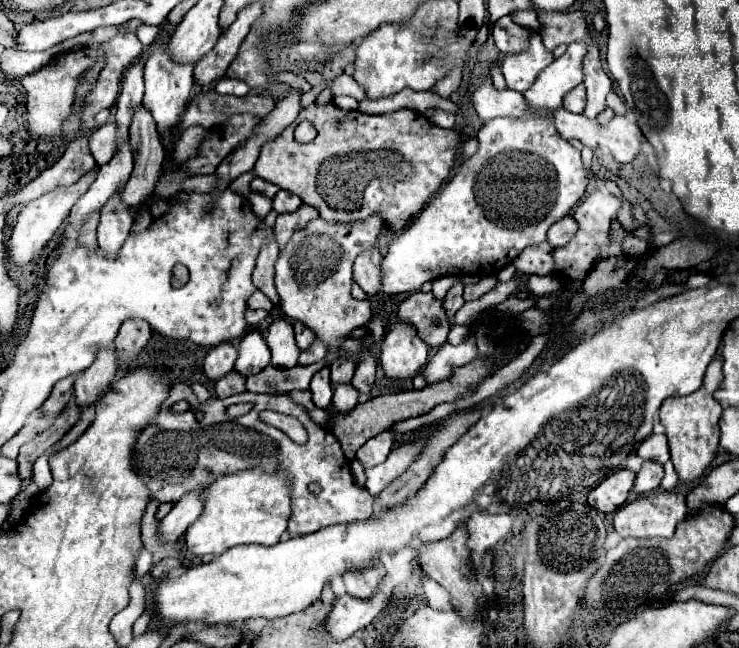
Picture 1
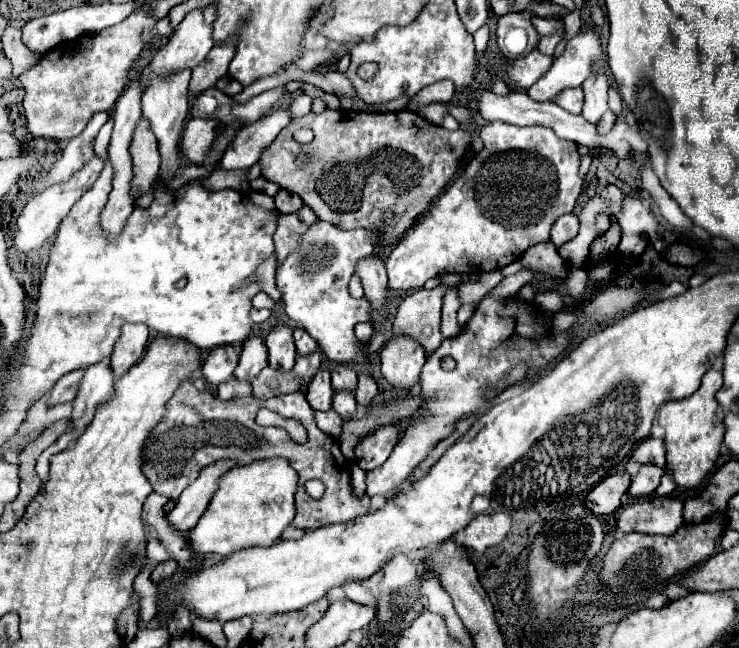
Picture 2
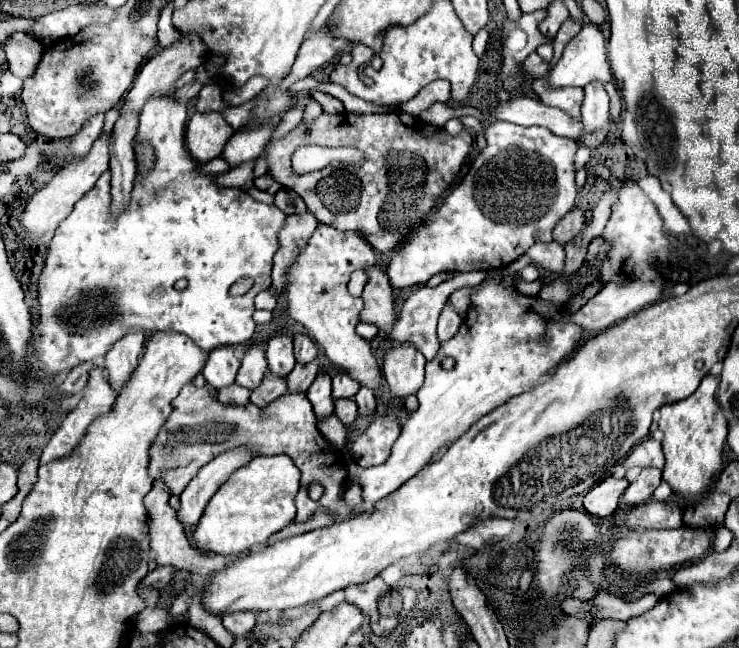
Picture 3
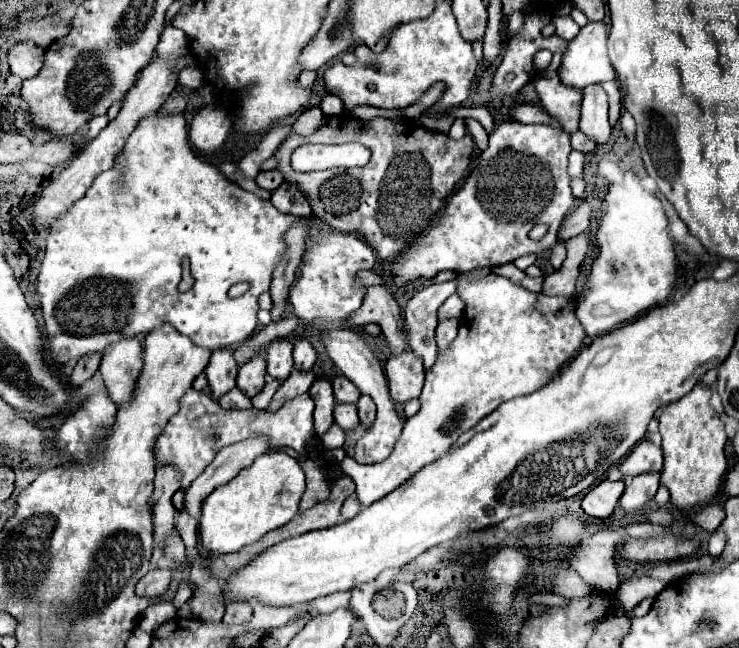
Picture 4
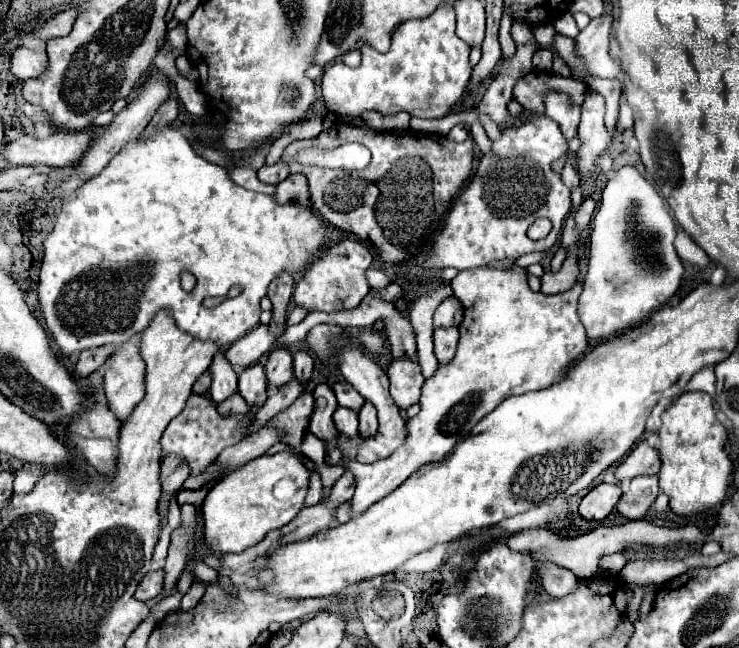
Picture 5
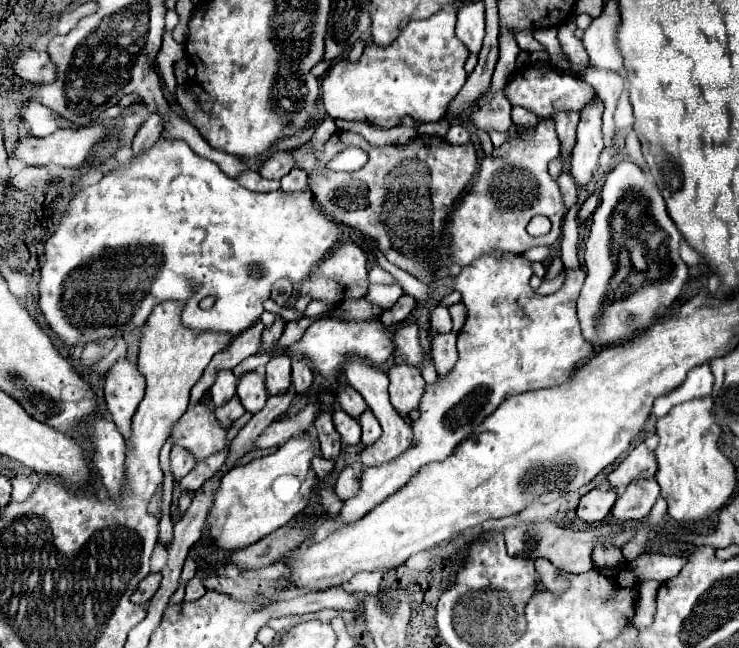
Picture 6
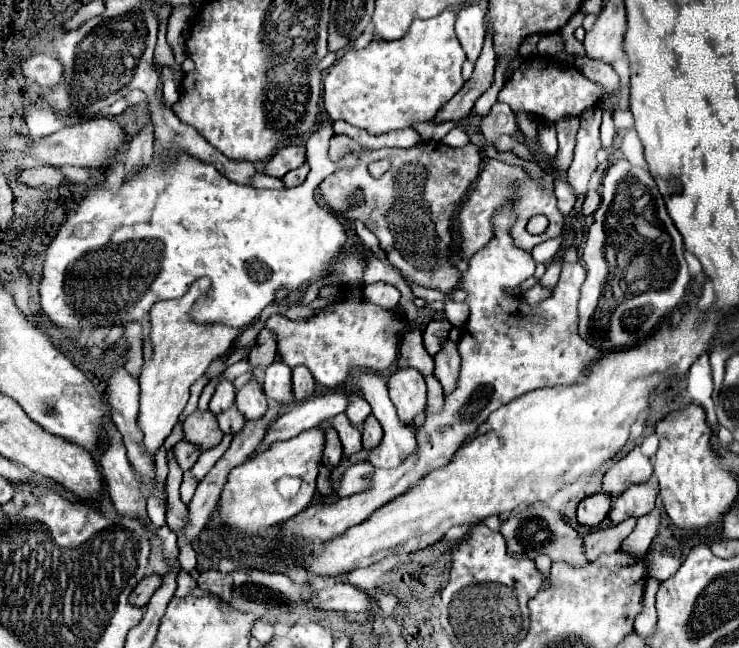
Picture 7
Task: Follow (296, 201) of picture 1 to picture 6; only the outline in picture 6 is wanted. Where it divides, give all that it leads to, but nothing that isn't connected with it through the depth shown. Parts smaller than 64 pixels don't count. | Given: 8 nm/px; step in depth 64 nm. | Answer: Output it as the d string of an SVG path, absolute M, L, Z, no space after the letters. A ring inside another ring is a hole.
M294 168L288 176L284 176L284 180L280 180L280 184L282 192L304 192L308 188L308 178L304 170Z

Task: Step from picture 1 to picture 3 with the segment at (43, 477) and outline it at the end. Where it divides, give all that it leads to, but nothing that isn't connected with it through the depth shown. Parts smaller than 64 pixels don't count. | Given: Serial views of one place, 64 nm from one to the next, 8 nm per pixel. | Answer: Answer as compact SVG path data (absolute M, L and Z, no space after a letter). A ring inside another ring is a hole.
M96 366L86 384L86 392L78 406L64 418L62 426L56 430L52 440L46 444L40 456L40 464L48 464L54 458L68 456L80 442L80 438L86 434L86 428L90 422L106 414L116 400L116 390L108 384L108 374L104 372L104 366Z

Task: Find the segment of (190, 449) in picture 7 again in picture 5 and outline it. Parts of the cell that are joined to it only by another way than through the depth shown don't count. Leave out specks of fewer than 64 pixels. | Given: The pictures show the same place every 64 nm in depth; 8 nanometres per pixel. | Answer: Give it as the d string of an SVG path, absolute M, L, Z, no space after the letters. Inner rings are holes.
M166 456L162 460L162 466L160 466L160 484L162 484L162 496L160 500L166 502L166 506L170 504L172 496L182 488L184 480L188 478L190 470L188 466L182 462L182 458L178 456Z

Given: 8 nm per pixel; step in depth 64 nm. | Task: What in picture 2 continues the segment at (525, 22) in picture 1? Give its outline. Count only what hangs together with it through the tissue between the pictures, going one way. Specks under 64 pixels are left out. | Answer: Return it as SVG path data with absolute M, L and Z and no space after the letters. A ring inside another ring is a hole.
M534 16L532 24L534 24L538 34L552 34L562 26L562 20L556 18L556 16L554 18L538 18L538 16Z

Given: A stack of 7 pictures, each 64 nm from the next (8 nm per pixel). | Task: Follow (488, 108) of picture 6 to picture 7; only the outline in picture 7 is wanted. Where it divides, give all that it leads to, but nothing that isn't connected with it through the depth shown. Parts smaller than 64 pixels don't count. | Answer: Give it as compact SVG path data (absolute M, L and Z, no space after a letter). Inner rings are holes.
M496 102L490 108L490 112L480 118L480 130L488 142L494 142L494 138L498 138L500 134L516 136L518 126L516 126L516 118L514 118L512 108L504 102Z

